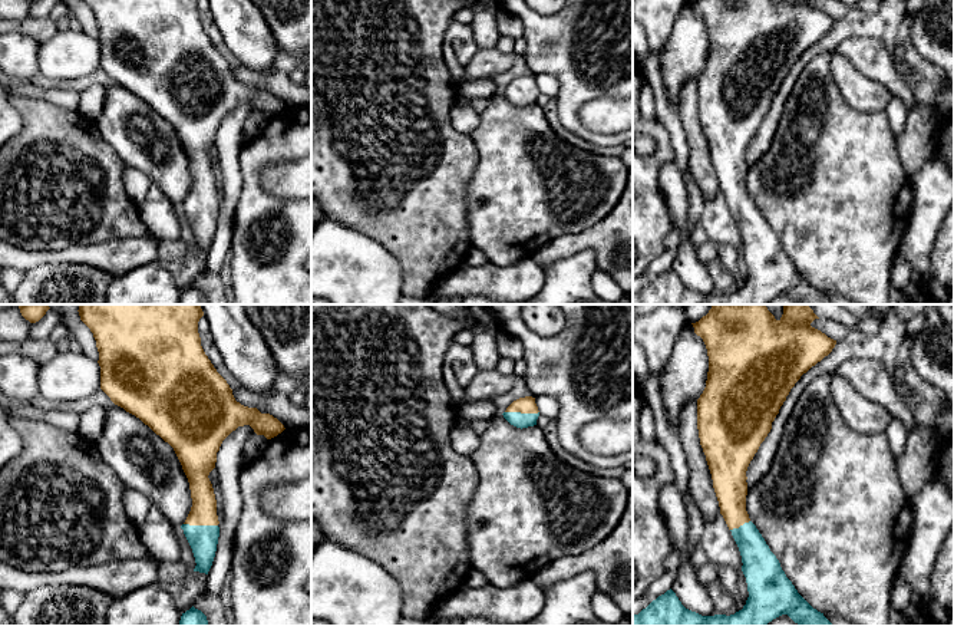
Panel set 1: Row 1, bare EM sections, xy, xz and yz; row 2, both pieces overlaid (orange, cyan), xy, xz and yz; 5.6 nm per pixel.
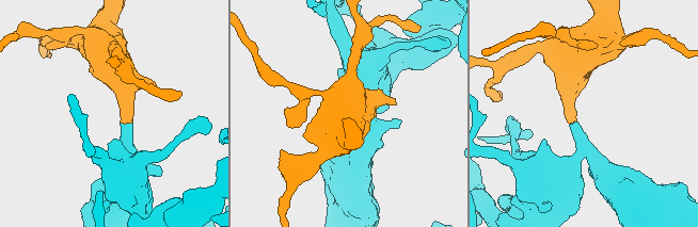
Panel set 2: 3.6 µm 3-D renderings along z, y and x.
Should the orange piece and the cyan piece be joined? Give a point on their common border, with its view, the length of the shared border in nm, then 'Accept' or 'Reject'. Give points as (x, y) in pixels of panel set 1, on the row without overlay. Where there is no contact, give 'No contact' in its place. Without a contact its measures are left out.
Touches orange at xy (201, 203). Shared border 190 nm. Accept

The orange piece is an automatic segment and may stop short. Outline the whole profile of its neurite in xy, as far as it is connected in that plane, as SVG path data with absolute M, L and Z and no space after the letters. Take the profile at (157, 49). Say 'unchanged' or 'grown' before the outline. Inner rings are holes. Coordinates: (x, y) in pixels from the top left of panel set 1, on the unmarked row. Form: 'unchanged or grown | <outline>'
grown | M83 0L96 19L100 67L110 79L139 96L168 121L188 156L192 185L181 204L195 235L194 250L208 253L219 215L217 178L208 156L222 119L238 105L250 103L271 118L284 103L270 92L235 79L201 24L198 0Z

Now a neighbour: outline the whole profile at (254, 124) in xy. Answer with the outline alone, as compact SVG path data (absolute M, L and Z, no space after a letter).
M251 113L245 118L244 126L242 126L242 134L248 138L252 139L257 136L264 126L267 125L268 118L264 113Z

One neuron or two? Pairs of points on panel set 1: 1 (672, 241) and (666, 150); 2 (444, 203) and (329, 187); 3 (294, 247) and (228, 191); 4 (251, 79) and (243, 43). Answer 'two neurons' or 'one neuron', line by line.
1: two neurons
2: one neuron
3: two neurons
4: two neurons

